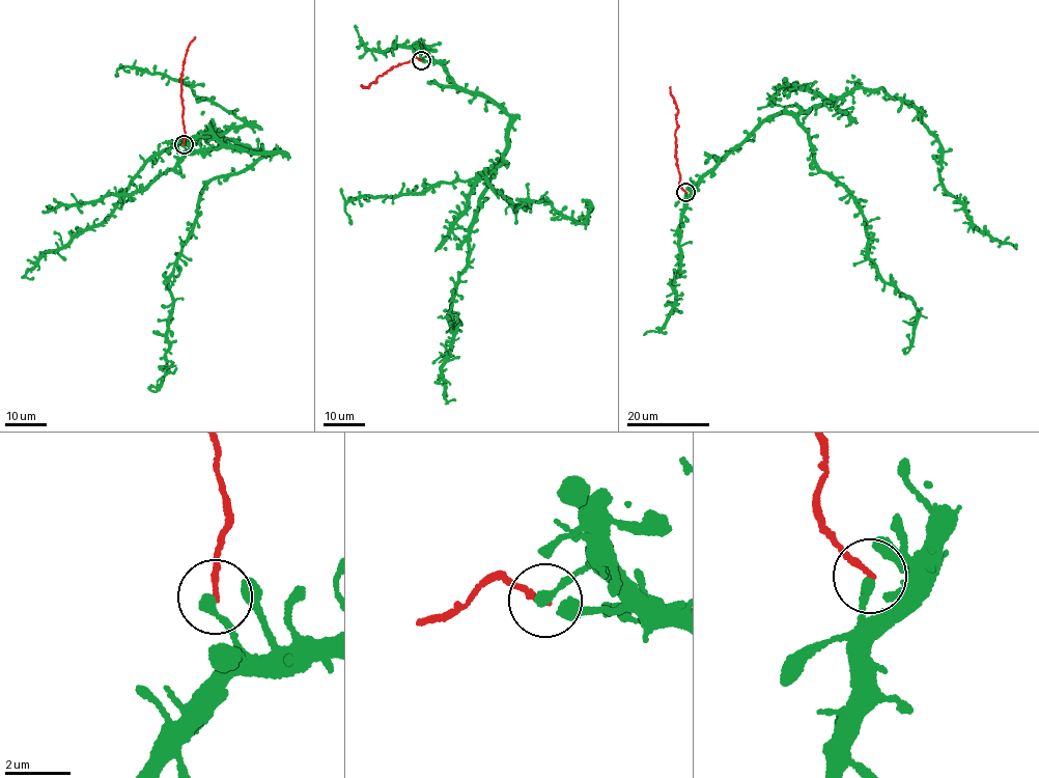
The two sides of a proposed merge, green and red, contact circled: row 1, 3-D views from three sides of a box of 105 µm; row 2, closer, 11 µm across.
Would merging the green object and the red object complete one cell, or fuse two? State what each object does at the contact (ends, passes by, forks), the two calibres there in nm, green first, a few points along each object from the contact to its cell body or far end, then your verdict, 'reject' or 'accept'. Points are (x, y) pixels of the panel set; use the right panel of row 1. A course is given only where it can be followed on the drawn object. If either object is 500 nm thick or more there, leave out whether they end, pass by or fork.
green ends there; red ends there; 320 nm thick on the green side, 180 nm on the other; green runs (685, 192), (769, 118), (881, 88), (919, 109), (939, 142), (946, 191), (973, 223), (1015, 244); red runs (685, 192), (679, 184), (675, 133), (677, 108), (670, 86); reject

